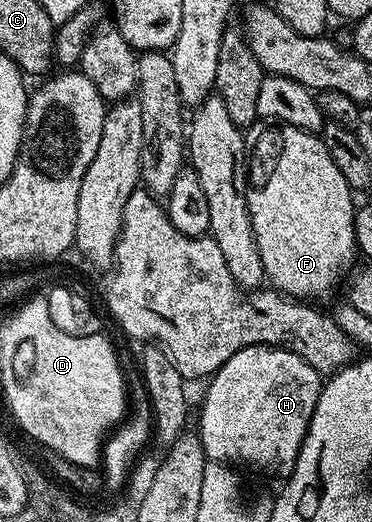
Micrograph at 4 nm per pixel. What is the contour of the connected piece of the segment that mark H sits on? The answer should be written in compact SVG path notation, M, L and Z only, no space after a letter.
M247 346L222 368L211 375L204 394L204 403L200 406L200 443L206 456L213 462L231 464L233 467L249 466L252 470L261 470L264 474L277 474L280 480L287 479L292 473L298 452L308 434L308 425L314 416L318 396L322 385L322 376L302 356L279 346Z

